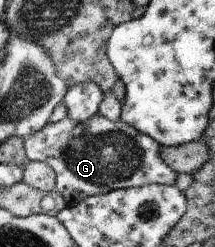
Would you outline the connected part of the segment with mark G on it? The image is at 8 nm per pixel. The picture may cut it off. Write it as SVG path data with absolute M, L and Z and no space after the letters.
M100 114L84 122L60 116L25 138L24 142L28 159L42 161L52 167L55 190L64 197L67 206L114 189L149 184L175 185L178 176L159 155L162 148L159 142L122 119L112 122Z

